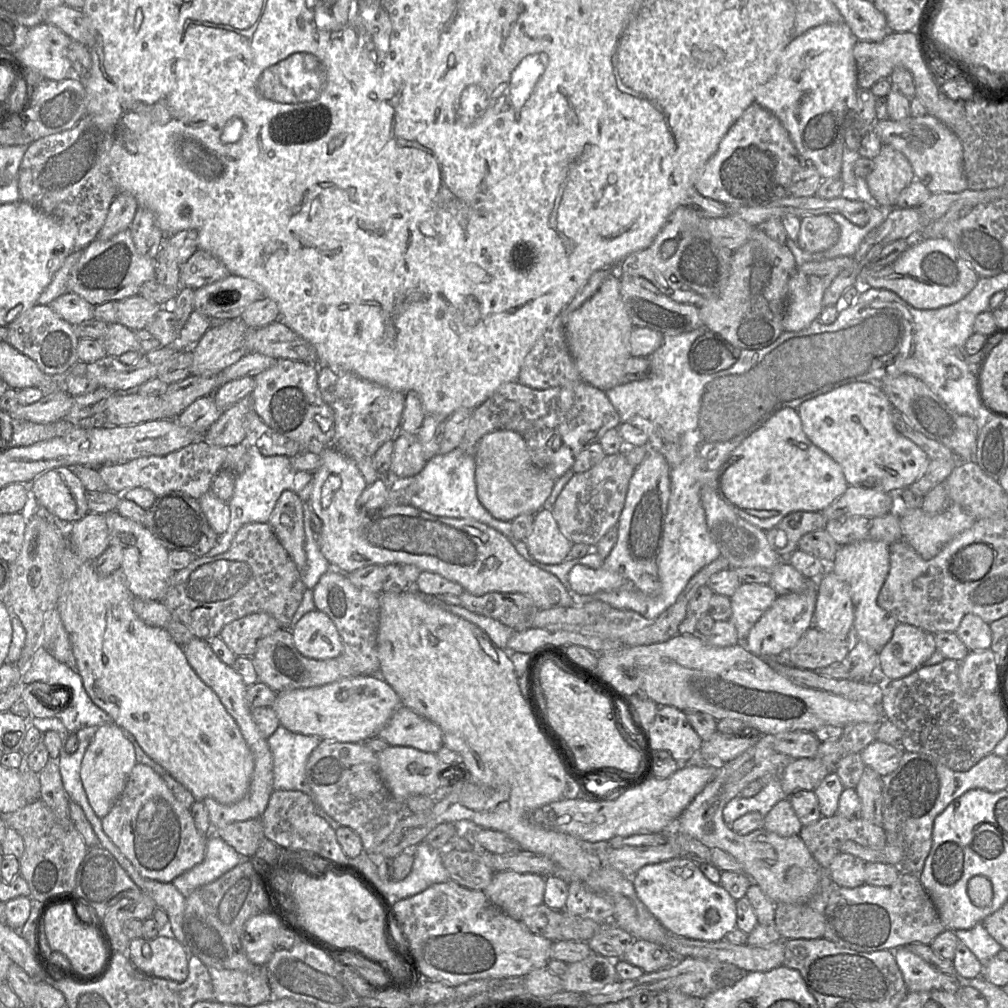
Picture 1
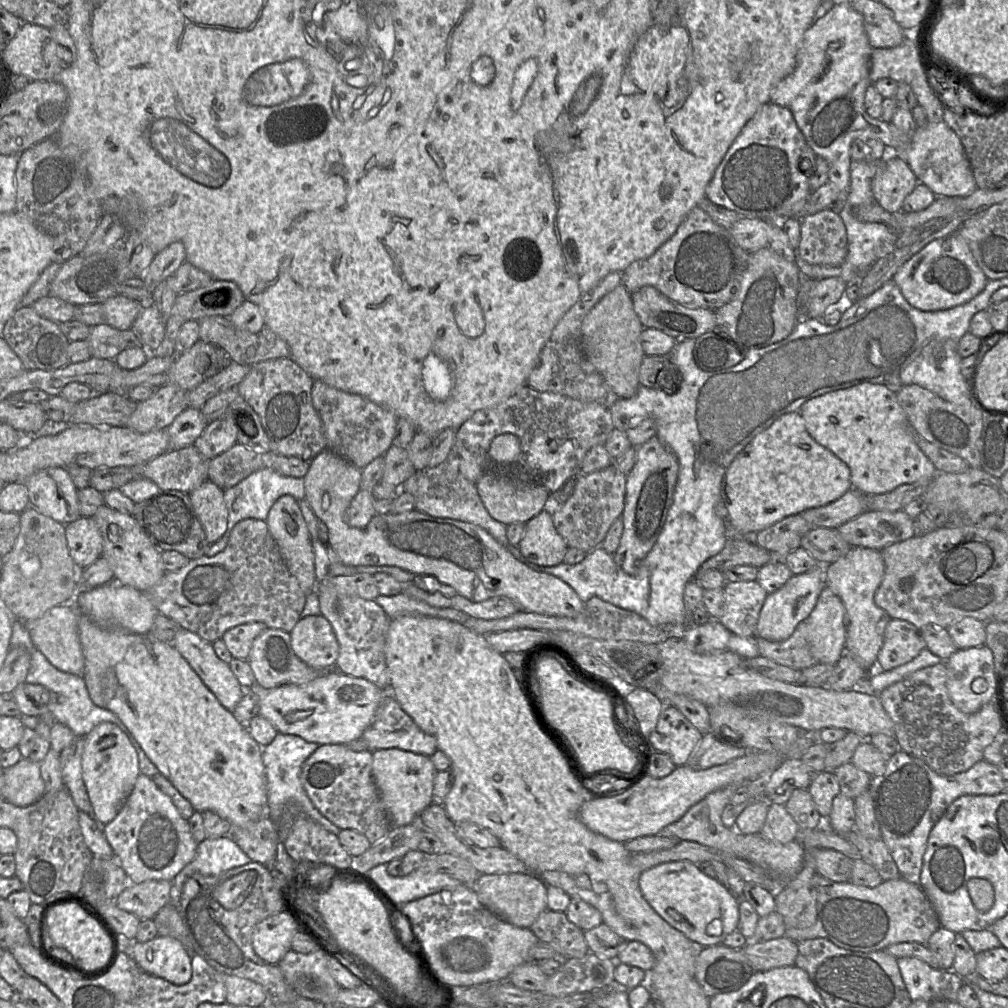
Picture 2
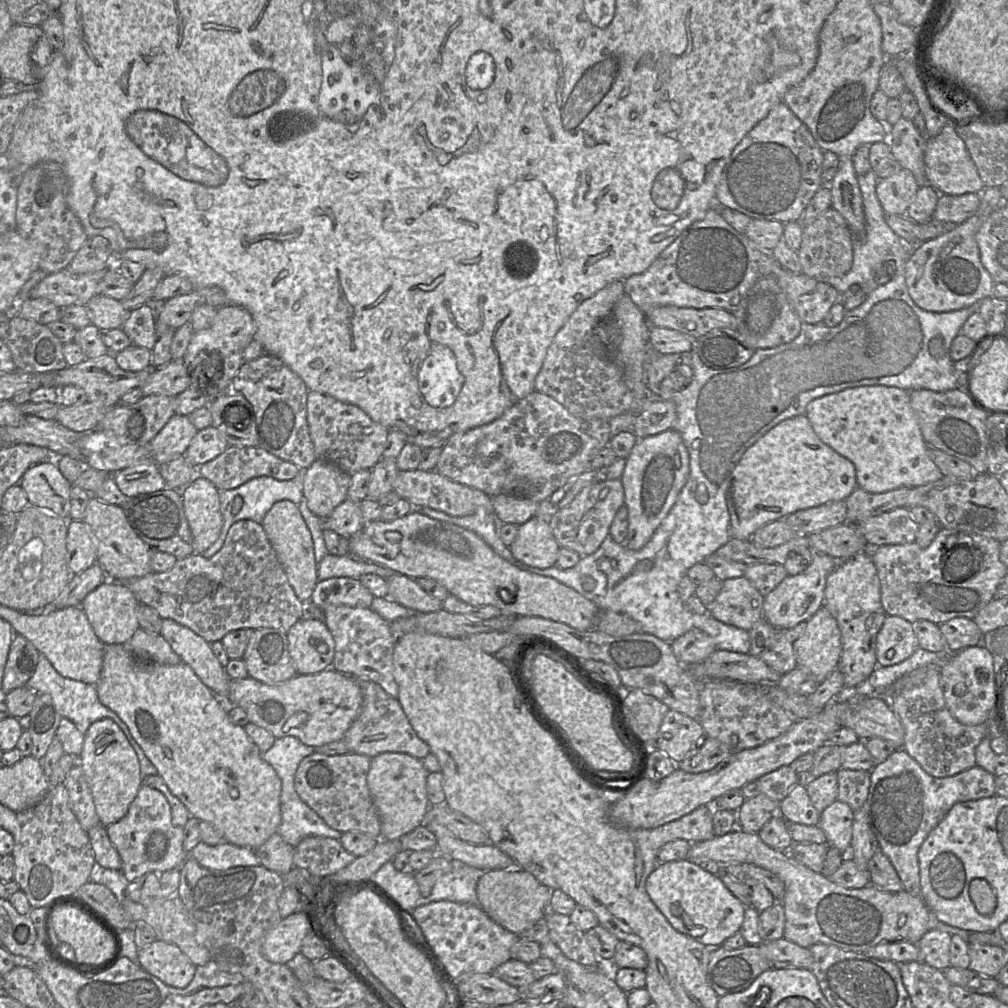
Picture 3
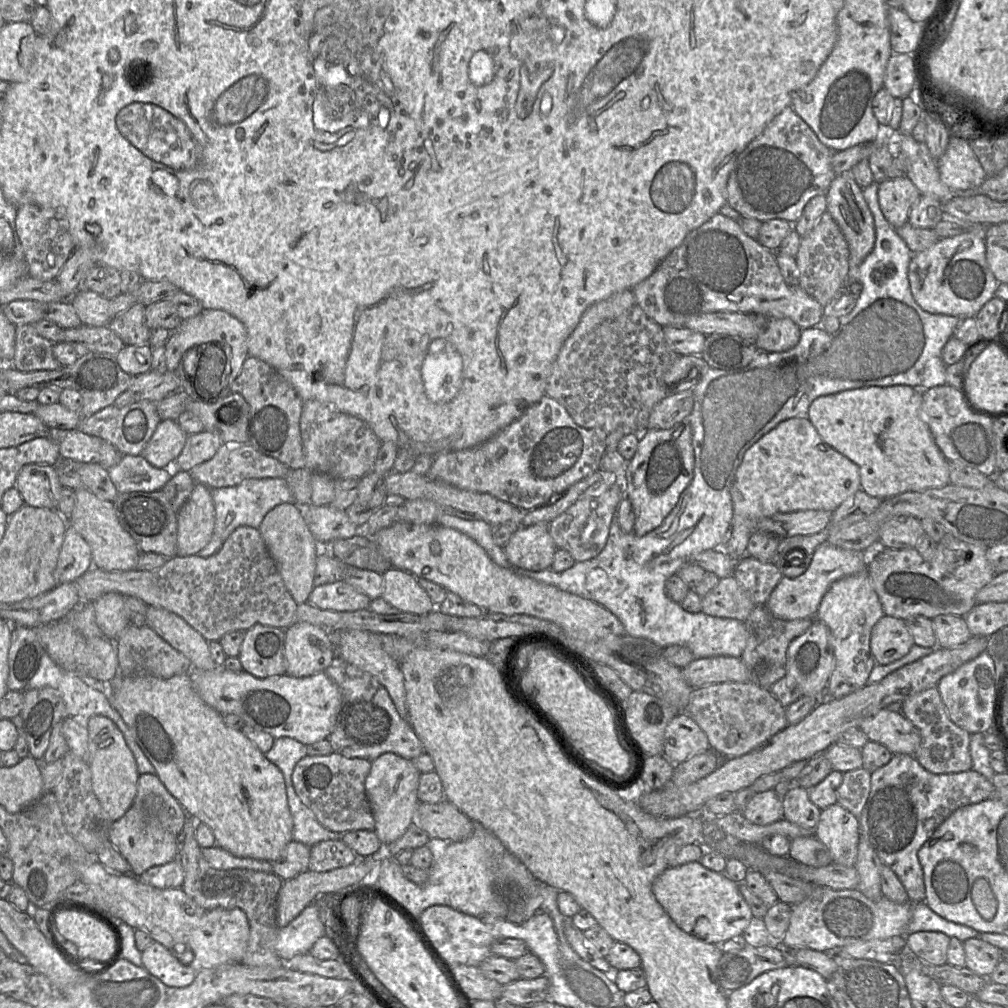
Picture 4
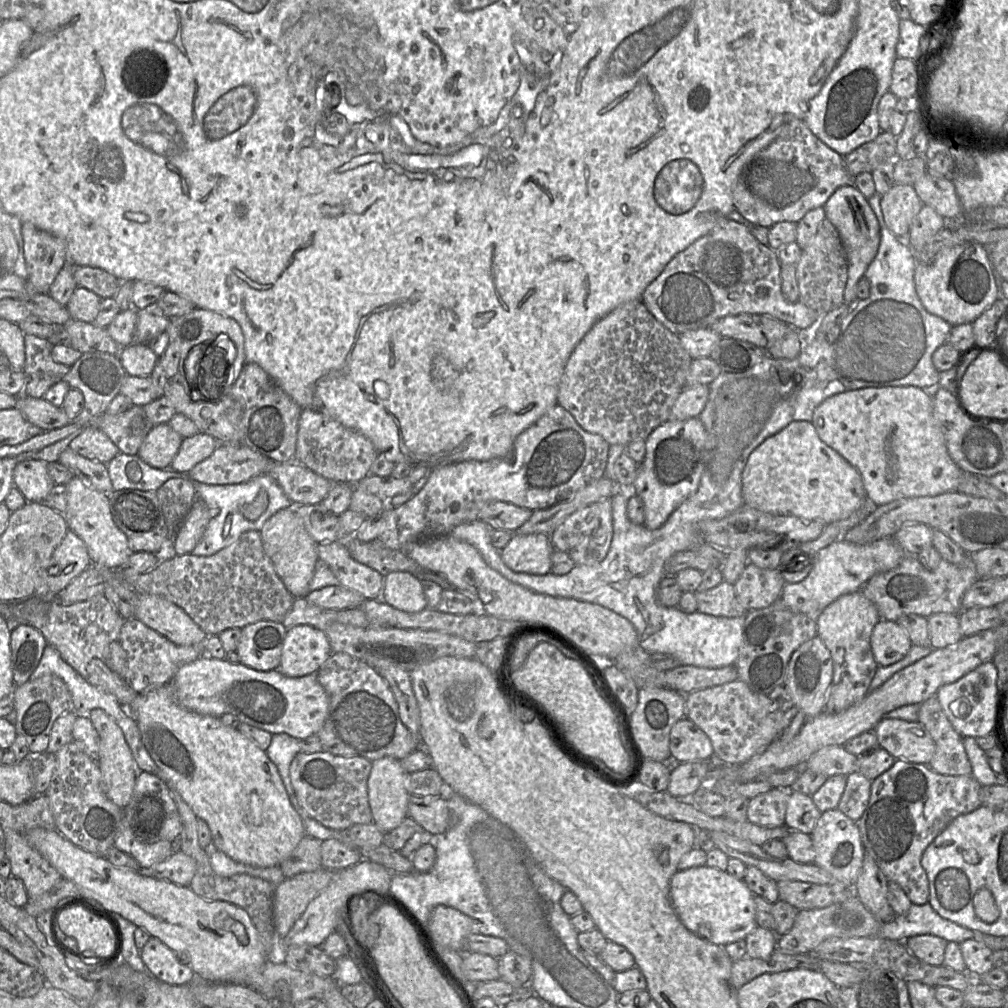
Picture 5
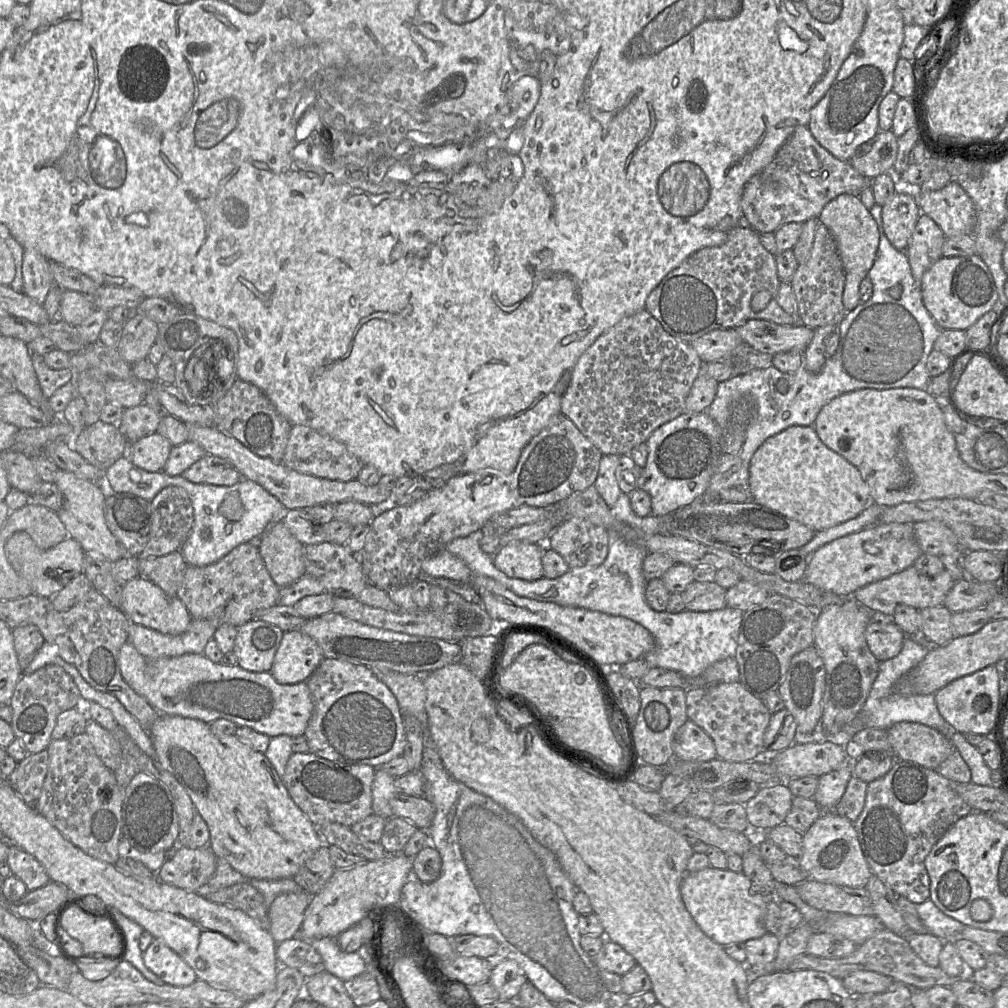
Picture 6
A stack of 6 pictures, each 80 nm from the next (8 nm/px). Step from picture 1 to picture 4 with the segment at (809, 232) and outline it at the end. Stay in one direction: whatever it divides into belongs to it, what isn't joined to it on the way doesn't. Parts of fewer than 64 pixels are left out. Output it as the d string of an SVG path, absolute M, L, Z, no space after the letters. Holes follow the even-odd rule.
M826 211L813 230L801 238L796 255L799 286L823 307L831 305L844 290L849 271L849 246L832 215Z

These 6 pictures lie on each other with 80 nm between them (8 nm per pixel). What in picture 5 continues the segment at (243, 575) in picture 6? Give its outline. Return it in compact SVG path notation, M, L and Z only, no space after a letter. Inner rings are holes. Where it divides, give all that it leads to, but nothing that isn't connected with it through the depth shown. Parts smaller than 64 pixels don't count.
M247 531L228 547L211 556L196 556L192 553L165 555L152 570L133 578L125 578L138 594L156 595L165 598L183 609L187 615L209 636L218 636L221 632L253 624L261 620L280 622L291 609L295 598L286 589L278 577L273 563L266 555L260 531Z

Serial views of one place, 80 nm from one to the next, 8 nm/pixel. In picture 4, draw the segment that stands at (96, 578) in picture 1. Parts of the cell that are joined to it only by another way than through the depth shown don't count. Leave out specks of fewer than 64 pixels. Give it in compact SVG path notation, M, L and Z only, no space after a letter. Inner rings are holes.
M119 672L117 678L112 679L110 684L105 684L103 693L108 697L111 706L127 724L136 743L155 768L157 777L171 795L177 799L189 817L203 822L212 830L218 847L239 858L253 858L272 862L281 856L287 844L292 841L293 832L293 818L287 802L283 774L276 765L267 760L266 756L240 730L226 725L223 715L208 706L199 697L193 687L190 673L175 675L168 679L160 679L153 676L123 677Z

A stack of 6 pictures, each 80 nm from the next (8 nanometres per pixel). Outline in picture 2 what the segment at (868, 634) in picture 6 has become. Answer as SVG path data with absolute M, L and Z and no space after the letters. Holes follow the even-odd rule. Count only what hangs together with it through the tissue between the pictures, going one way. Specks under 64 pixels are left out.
M892 618L885 628L877 660L884 671L889 671L910 662L924 648L926 642L919 628L905 620Z

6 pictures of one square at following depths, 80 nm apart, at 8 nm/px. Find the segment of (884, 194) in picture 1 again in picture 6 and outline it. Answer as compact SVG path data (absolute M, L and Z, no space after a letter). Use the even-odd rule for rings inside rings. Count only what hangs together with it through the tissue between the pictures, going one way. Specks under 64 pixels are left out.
M894 193L882 206L884 233L897 250L906 251L921 214L915 199L906 193Z

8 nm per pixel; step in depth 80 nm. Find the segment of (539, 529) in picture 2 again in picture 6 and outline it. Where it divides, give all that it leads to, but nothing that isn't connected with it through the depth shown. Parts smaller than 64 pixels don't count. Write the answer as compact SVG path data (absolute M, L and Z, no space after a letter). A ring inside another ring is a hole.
M512 541L493 555L495 566L511 578L534 581L544 577L543 544Z

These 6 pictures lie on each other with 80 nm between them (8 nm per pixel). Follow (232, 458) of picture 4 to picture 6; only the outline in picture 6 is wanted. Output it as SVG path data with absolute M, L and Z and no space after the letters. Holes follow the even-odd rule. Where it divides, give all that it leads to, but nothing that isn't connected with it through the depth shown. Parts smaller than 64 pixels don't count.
M208 454L192 464L181 475L193 483L217 486L232 486L243 479L232 463Z

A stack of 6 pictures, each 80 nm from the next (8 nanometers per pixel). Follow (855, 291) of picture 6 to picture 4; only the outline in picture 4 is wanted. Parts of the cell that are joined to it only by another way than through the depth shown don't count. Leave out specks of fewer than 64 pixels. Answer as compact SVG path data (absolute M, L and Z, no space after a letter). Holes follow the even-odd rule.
M850 171L836 176L827 193L827 211L840 227L849 246L849 271L852 277L859 265L872 251L875 243L875 225L873 215L864 199L863 189L856 183Z

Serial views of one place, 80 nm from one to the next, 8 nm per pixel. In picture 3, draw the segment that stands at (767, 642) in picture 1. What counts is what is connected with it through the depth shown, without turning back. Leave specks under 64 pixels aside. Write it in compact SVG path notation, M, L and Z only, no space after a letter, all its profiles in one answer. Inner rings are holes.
M814 553L812 563L807 569L797 575L787 575L764 598L763 618L772 626L781 629L791 629L809 620L823 606L827 577L839 564L840 561L835 558Z

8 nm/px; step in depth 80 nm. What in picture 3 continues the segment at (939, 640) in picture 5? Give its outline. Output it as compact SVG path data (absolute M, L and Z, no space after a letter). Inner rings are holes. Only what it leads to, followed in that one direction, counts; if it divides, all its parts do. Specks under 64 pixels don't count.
M957 617L939 625L946 640L947 652L954 653L979 645L984 637L974 619Z

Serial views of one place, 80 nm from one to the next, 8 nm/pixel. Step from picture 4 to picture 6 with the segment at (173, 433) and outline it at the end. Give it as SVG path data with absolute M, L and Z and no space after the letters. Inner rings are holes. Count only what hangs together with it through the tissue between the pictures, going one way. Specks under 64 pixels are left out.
M154 432L129 444L127 455L139 468L148 472L159 472L165 467L172 443L158 432Z

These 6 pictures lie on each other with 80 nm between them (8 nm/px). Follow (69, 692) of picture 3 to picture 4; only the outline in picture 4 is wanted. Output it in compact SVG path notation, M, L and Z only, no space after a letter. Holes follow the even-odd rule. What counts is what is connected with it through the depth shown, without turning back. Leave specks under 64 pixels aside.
M45 651L41 656L39 667L36 673L33 675L26 686L26 690L39 689L43 687L51 687L58 690L65 703L68 717L74 719L82 726L87 727L89 719L96 715L105 716L111 719L123 734L125 742L131 750L136 761L137 771L139 775L156 773L155 768L136 743L127 724L124 722L120 714L111 706L108 697L97 688L93 688L86 684L76 674L61 669Z

